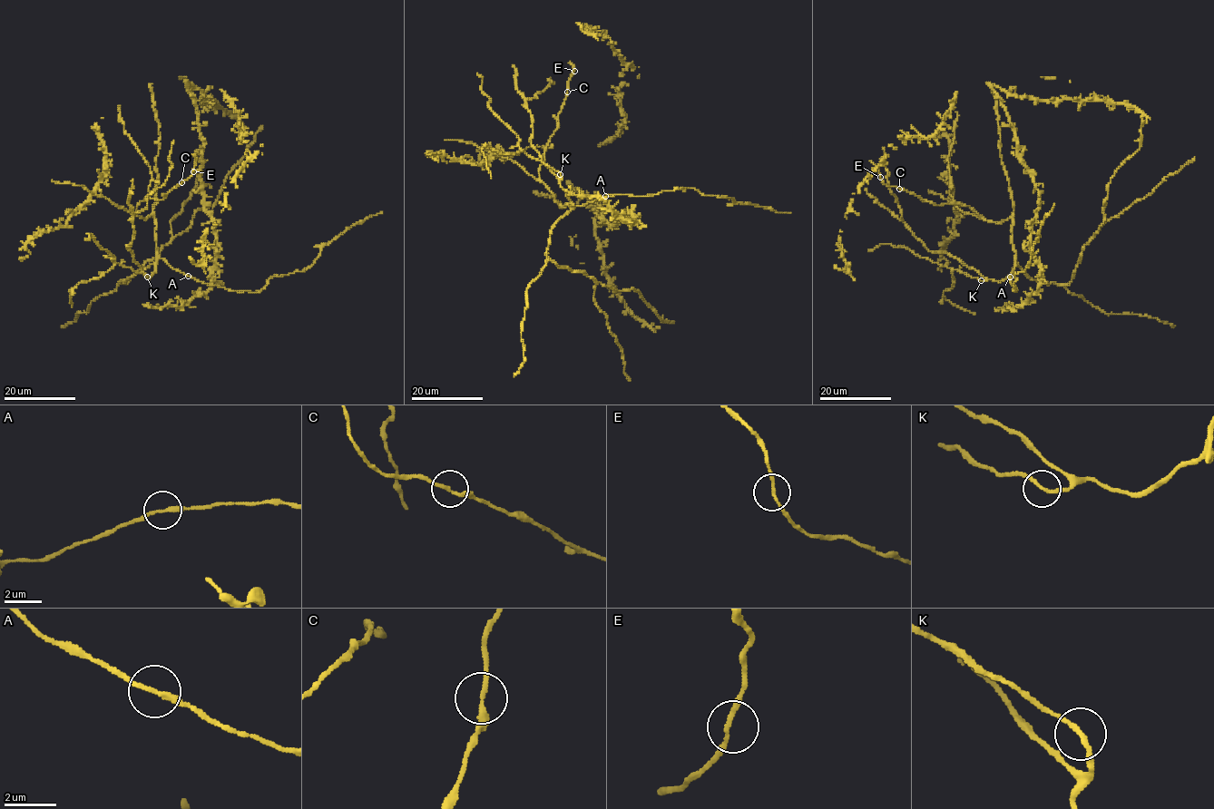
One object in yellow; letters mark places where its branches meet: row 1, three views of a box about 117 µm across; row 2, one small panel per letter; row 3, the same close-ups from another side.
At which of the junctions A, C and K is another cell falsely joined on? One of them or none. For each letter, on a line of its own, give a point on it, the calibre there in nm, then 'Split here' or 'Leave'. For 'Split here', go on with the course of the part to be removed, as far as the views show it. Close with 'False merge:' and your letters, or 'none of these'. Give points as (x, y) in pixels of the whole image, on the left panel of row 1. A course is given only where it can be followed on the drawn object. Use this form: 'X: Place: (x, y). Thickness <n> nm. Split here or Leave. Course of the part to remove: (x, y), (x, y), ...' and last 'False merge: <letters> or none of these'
A: Place: (188, 276). Thickness 190 nm. Leave
C: Place: (181, 182). Thickness 190 nm. Leave
K: Place: (147, 277). Thickness 190 nm. Leave
False merge: none of these

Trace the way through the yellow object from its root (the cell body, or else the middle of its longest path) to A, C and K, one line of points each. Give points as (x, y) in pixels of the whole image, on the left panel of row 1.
A: (221, 191), (213, 204), (195, 213), (187, 229), (126, 282), (120, 282), (159, 257), (188, 276)
C: (221, 191), (120, 282), (156, 260), (156, 221), (137, 216), (137, 205), (163, 199), (181, 182)
K: (221, 191), (213, 204), (195, 213), (187, 229), (126, 282), (120, 282), (155, 264), (146, 277)

